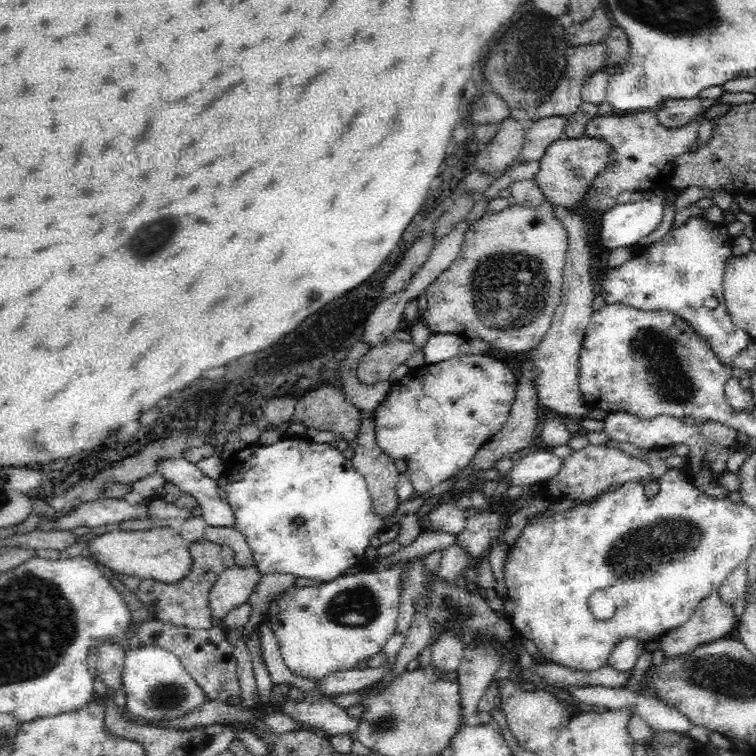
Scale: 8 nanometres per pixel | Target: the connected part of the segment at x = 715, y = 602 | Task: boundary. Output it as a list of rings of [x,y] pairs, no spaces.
[[[714,590],[698,604],[692,618],[684,622],[684,626],[660,638],[660,650],[664,658],[684,656],[696,650],[700,644],[722,640],[734,628],[734,624],[734,604],[722,602],[720,592]]]

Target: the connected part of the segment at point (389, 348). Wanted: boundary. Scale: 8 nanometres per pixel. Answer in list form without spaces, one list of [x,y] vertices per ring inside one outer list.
[[[390,338],[388,342],[382,342],[380,346],[370,348],[360,364],[358,364],[358,380],[362,384],[374,384],[384,382],[390,378],[390,374],[400,366],[406,364],[406,360],[416,352],[416,346],[412,342],[402,342],[398,338]]]

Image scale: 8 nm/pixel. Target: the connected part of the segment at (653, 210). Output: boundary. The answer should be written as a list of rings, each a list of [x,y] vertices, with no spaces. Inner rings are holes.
[[[656,190],[654,198],[634,204],[618,204],[604,212],[598,220],[598,242],[608,248],[626,248],[638,244],[640,238],[652,234],[664,218],[666,190]]]

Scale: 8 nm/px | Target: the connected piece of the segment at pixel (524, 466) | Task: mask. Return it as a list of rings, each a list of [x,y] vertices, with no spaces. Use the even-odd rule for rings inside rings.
[[[540,450],[540,452],[530,452],[518,462],[514,462],[512,470],[506,474],[510,480],[510,486],[532,486],[546,482],[560,474],[560,468],[564,464],[564,458],[558,458],[552,454],[552,450]]]

